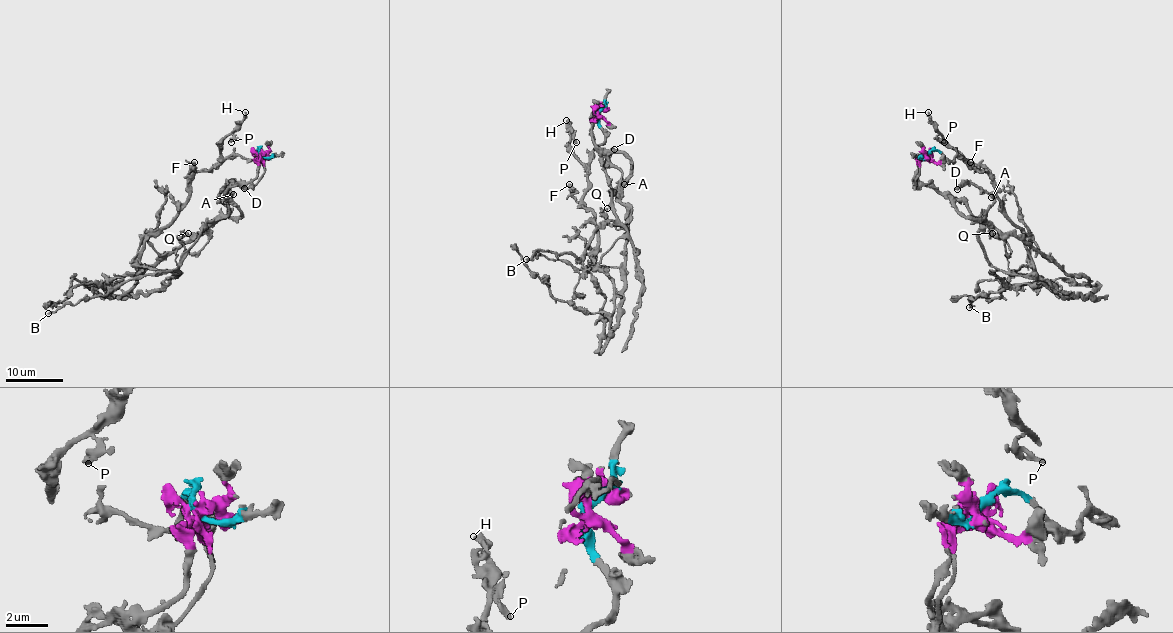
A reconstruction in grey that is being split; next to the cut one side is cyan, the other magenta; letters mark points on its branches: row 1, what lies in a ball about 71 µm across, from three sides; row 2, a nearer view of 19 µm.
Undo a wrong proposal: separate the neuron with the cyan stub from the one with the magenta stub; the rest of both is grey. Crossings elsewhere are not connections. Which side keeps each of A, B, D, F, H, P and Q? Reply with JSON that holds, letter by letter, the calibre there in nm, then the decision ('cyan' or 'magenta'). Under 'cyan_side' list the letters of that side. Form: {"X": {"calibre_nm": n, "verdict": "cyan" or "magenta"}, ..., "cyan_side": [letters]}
{"A": {"calibre_nm": 360, "verdict": "magenta"}, "B": {"calibre_nm": 190, "verdict": "magenta"}, "D": {"calibre_nm": 280, "verdict": "magenta"}, "F": {"calibre_nm": 320, "verdict": "cyan"}, "H": {"calibre_nm": 180, "verdict": "cyan"}, "P": {"calibre_nm": 200, "verdict": "cyan"}, "Q": {"calibre_nm": 200, "verdict": "magenta"}, "cyan_side": ["F", "H", "P"]}

